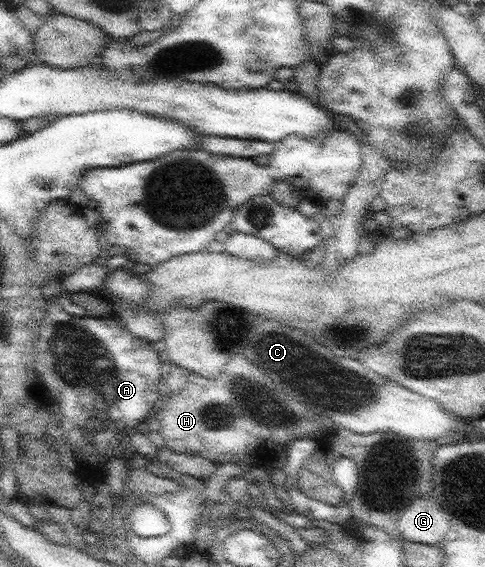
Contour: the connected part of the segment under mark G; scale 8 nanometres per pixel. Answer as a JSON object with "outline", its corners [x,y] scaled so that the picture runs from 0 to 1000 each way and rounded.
{"outline":[[[864,877],[831,899],[821,928],[839,954],[901,959],[924,938],[926,905],[893,877]]]}

